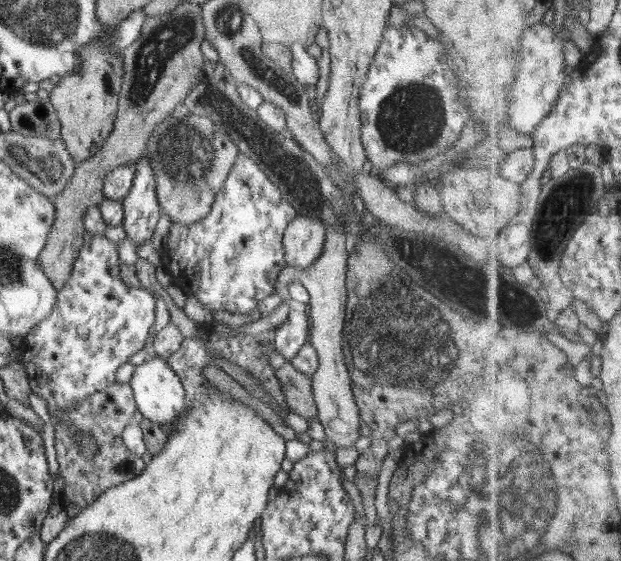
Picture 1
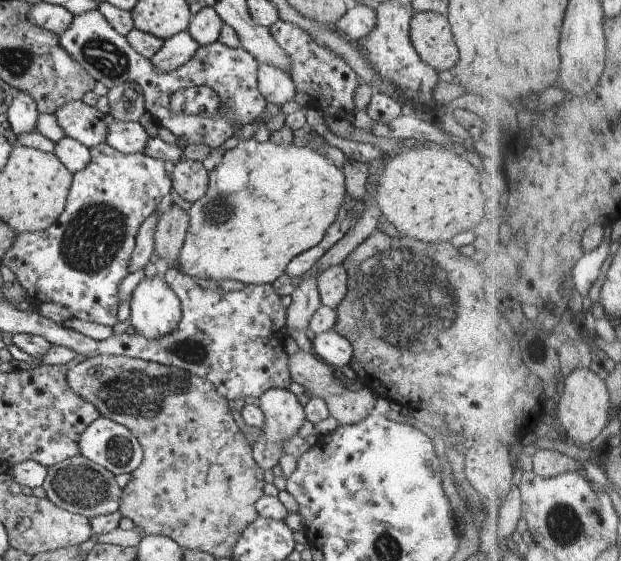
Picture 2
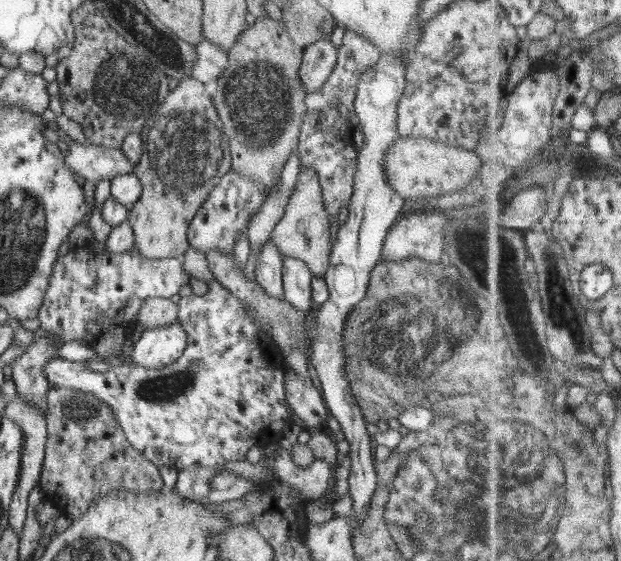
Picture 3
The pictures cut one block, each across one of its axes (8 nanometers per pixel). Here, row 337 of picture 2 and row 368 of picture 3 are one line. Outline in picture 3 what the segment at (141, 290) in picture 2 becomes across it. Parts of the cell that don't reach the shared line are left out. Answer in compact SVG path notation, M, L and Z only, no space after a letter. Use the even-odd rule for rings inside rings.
M178 320L164 328L148 328L136 342L130 360L145 370L165 368L183 356L187 342Z

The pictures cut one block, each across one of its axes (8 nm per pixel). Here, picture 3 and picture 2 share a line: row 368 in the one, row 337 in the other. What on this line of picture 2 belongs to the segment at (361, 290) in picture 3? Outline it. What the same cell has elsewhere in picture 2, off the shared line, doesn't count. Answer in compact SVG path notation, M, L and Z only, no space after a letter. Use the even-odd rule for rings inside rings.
M333 329L316 334L312 340L312 354L334 368L343 368L353 359L353 345Z

